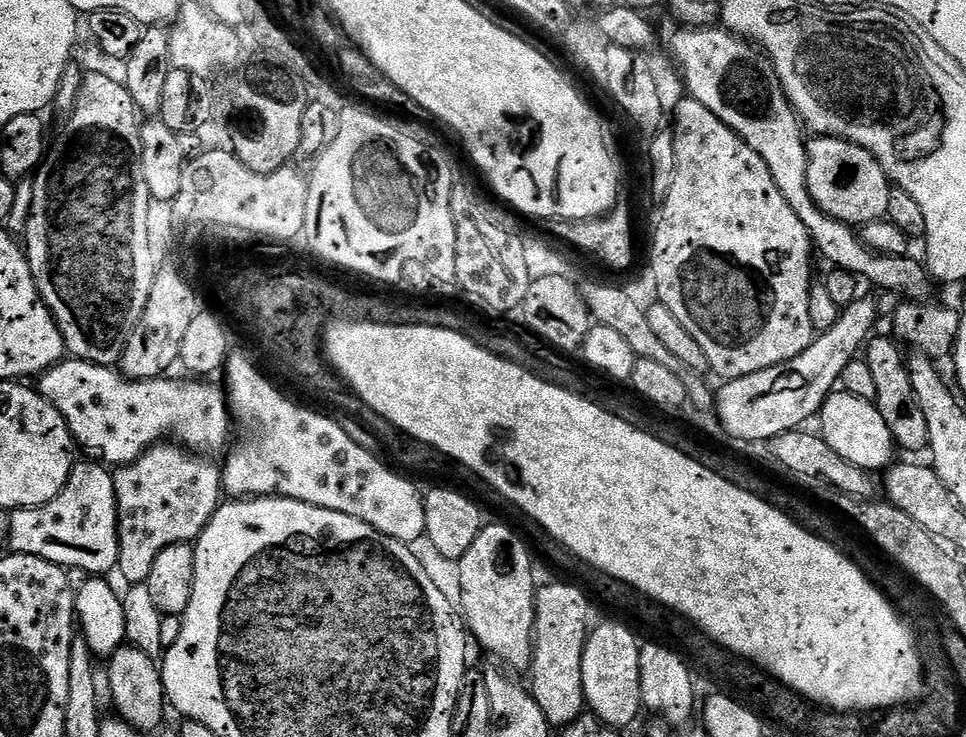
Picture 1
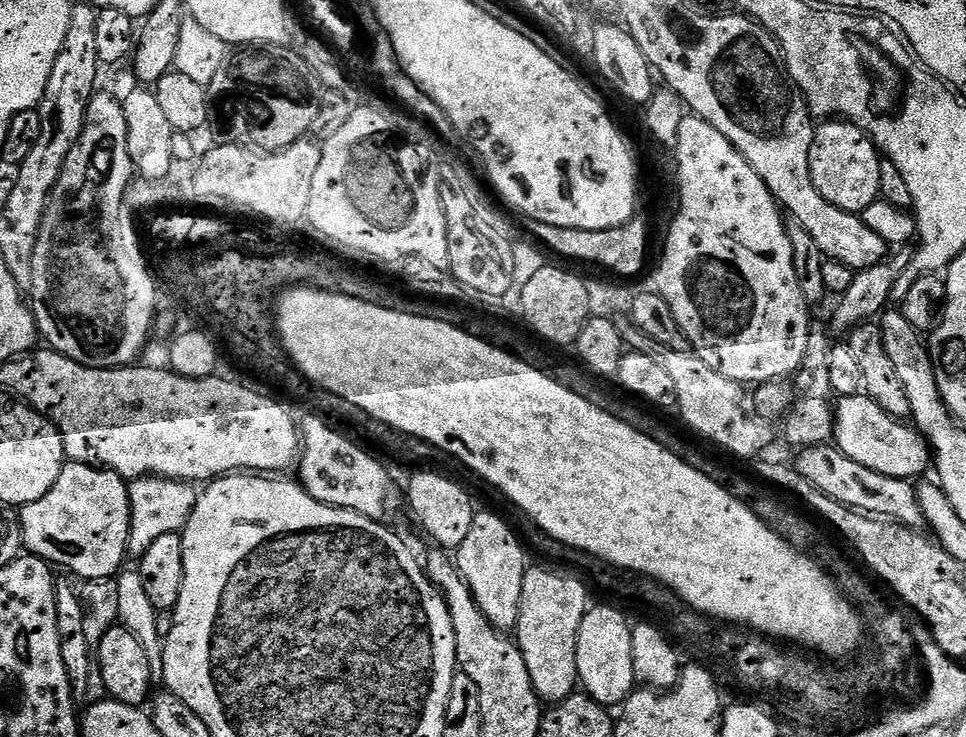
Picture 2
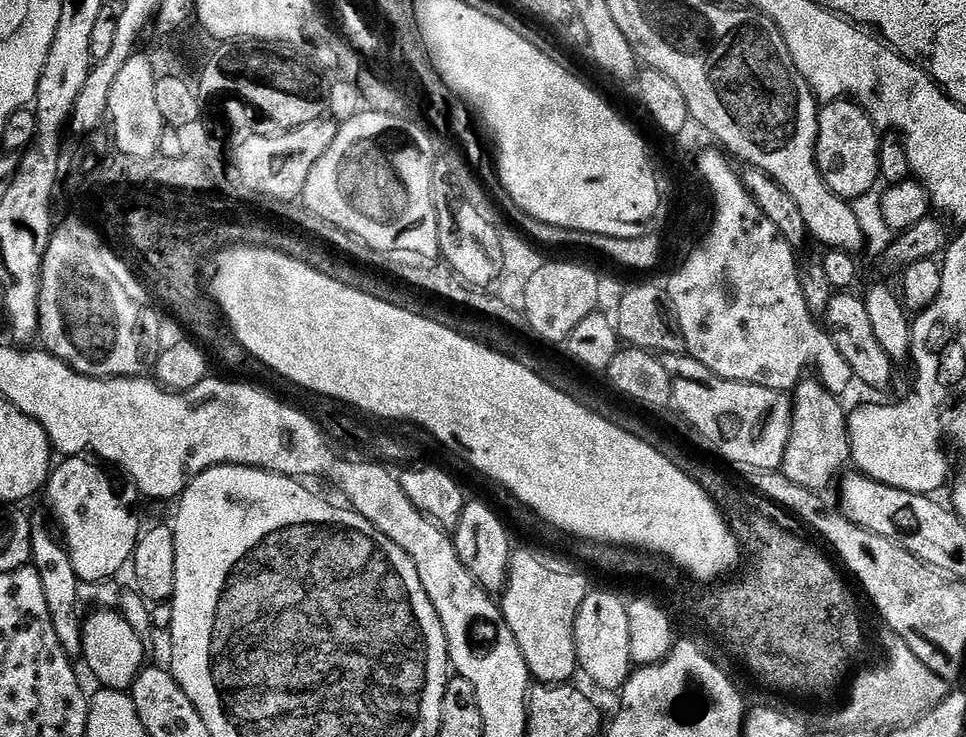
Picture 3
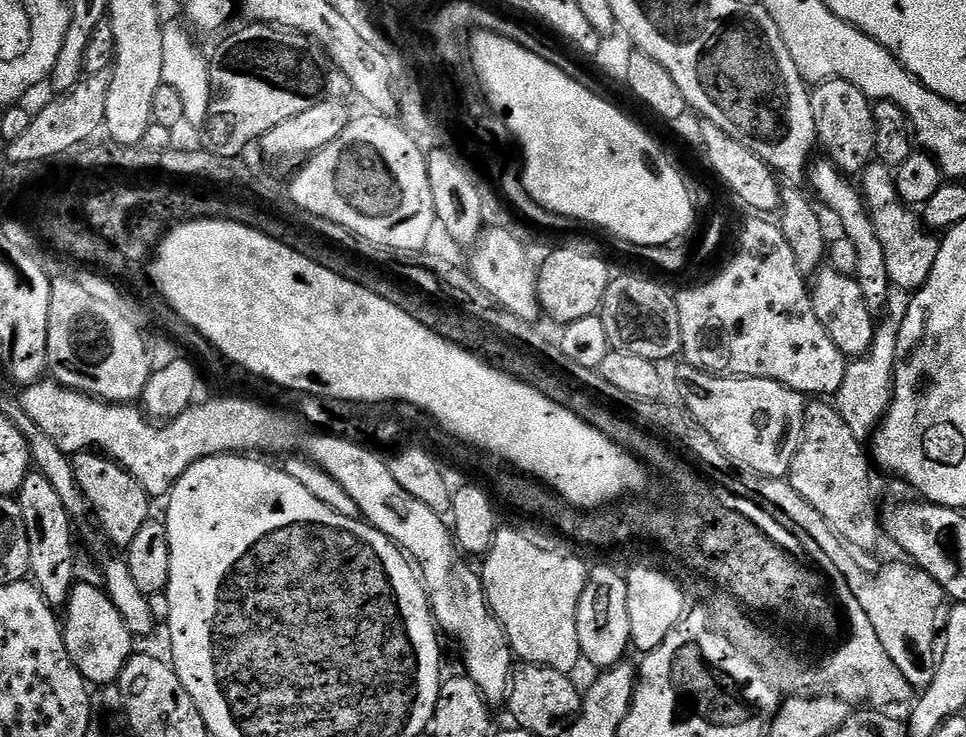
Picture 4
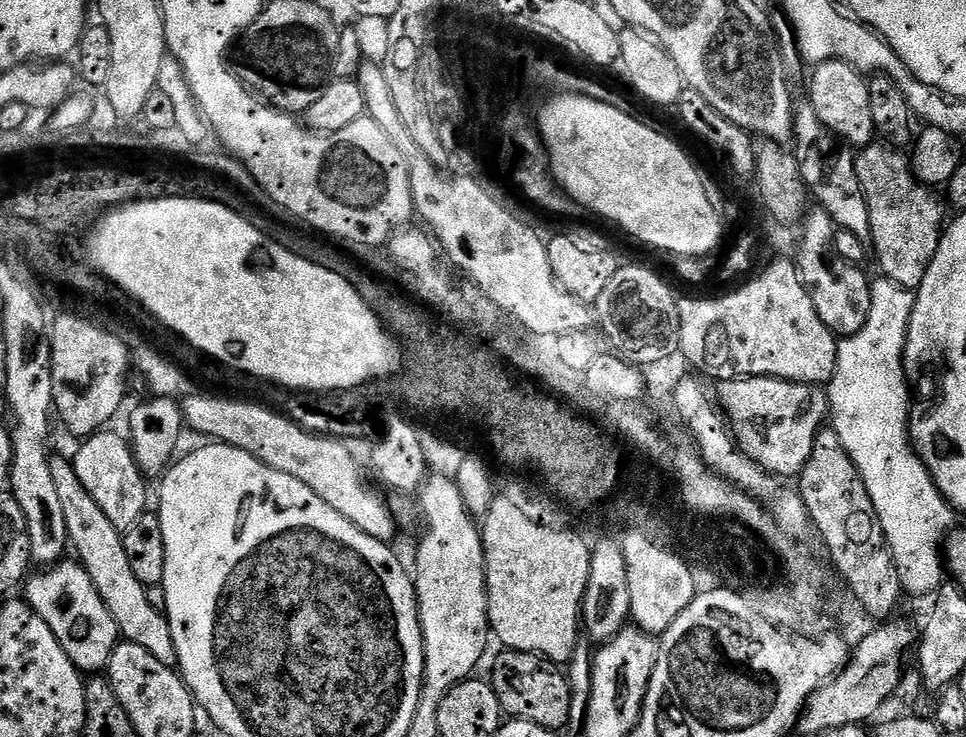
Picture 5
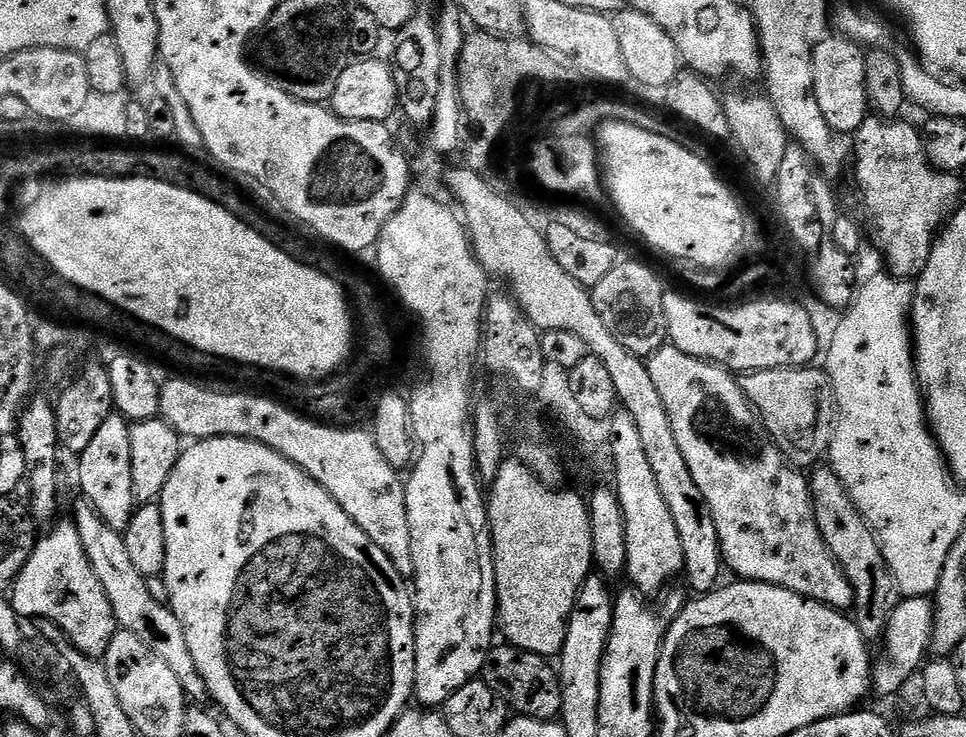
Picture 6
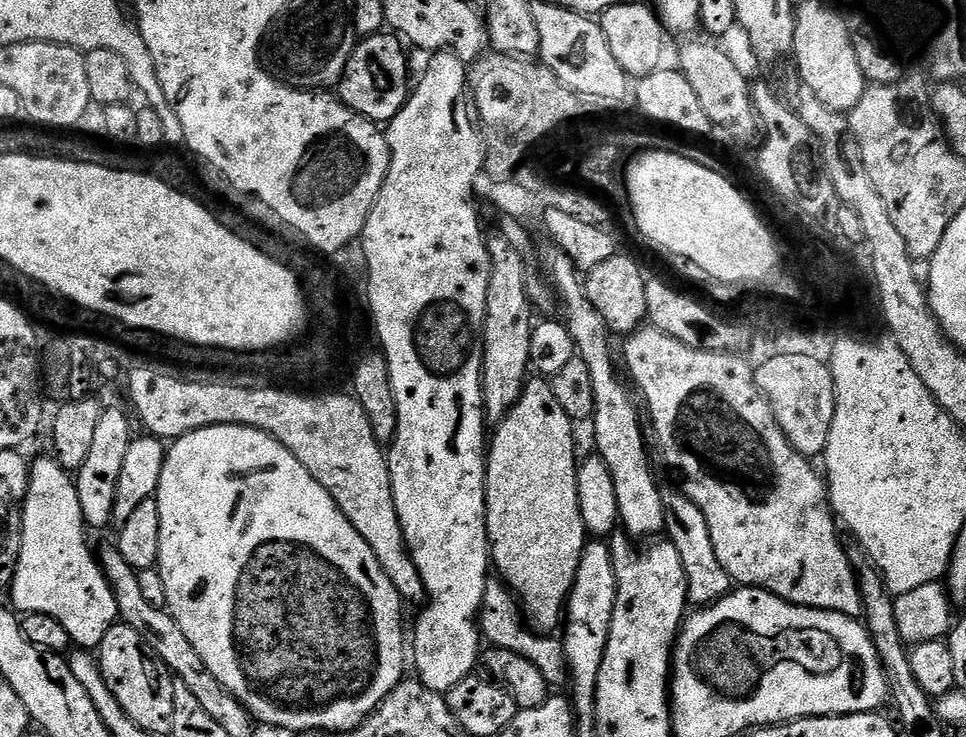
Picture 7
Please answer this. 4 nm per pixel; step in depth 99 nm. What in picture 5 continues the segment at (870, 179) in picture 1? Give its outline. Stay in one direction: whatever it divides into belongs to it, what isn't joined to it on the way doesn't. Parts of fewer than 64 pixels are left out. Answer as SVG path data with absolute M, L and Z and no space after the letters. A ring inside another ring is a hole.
M827 60L811 69L812 85L808 88L807 99L814 106L814 114L822 118L822 122L843 143L859 150L873 143L876 136L874 118L870 115L870 90L868 80L853 64L841 60Z

